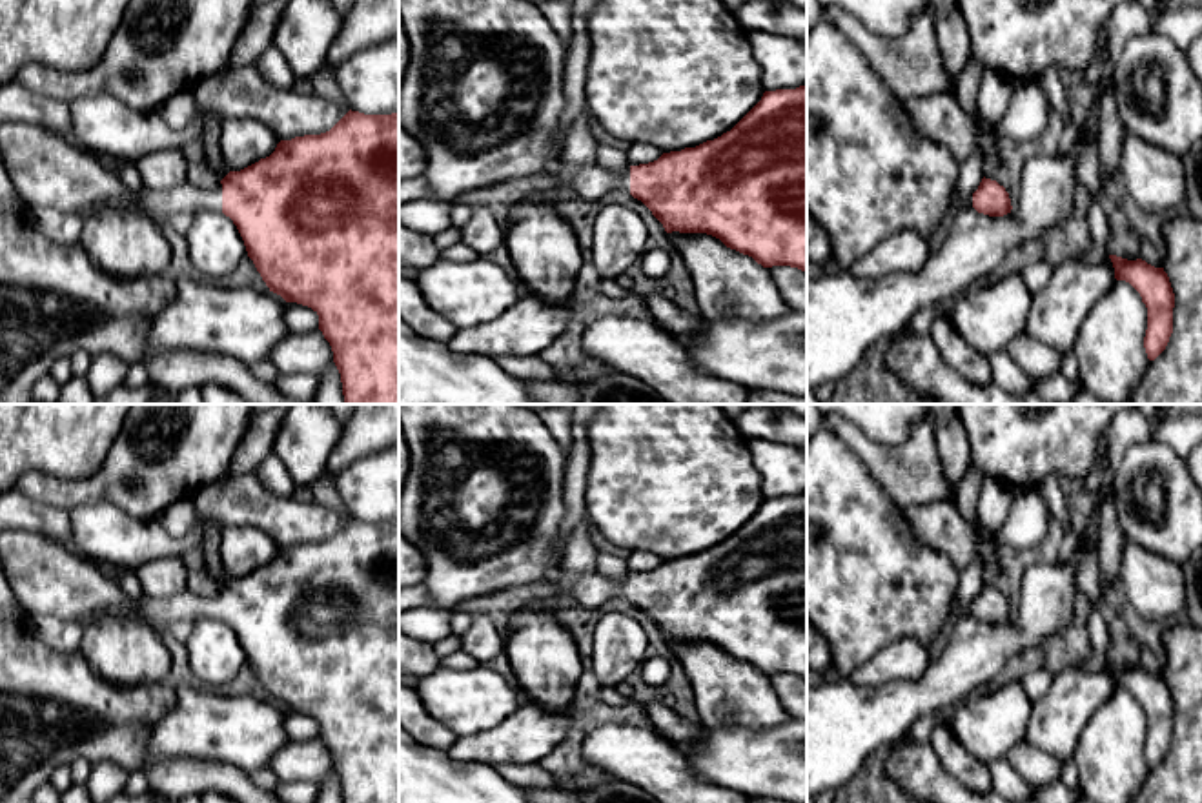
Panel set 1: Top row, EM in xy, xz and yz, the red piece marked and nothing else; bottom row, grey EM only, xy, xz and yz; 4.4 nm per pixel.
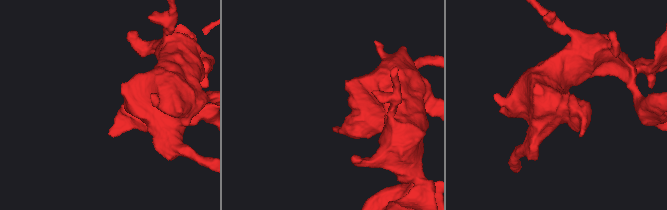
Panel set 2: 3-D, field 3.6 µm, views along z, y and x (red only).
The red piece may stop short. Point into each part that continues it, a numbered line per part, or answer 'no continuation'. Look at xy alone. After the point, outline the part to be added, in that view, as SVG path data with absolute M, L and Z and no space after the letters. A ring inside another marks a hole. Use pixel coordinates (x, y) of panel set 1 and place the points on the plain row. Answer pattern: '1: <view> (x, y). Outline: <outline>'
1: xy (48, 578). Outline: M29 530L0 532L0 561L5 579L24 610L36 623L46 615L78 623L86 617L164 623L222 621L222 592L202 597L189 590L168 599L133 599L109 566L73 546Z

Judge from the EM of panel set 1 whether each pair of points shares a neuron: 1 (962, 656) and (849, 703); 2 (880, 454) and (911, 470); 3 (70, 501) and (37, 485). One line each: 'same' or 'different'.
1: same
2: same
3: same

